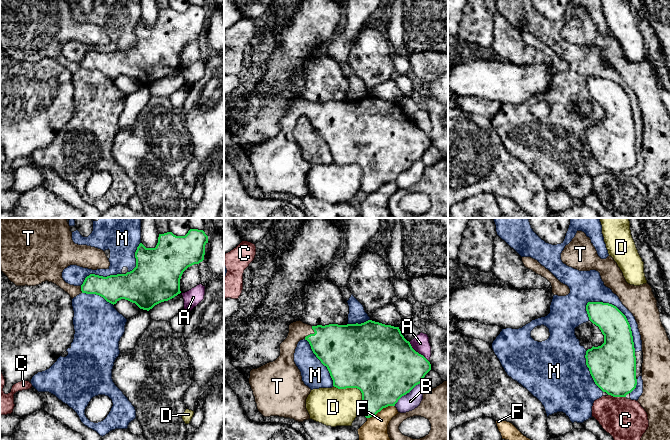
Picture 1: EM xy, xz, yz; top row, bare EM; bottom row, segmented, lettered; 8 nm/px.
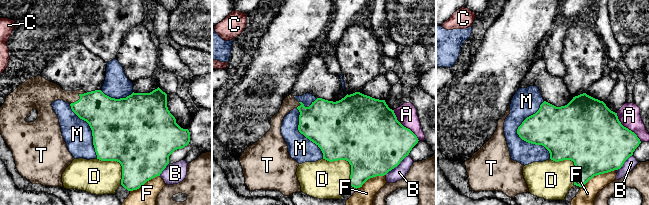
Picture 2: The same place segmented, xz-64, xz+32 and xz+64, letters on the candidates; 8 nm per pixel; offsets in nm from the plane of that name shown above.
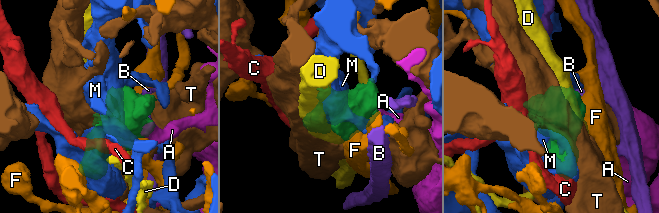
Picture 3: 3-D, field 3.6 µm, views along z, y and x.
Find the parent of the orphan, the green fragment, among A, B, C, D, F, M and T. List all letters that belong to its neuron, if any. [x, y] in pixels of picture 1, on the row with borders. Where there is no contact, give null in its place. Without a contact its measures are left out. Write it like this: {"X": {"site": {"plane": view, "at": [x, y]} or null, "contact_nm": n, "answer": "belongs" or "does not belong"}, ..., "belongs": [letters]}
{"A": {"site": {"plane": "xz", "at": [417, 352]}, "contact_nm": 240, "answer": "does not belong"}, "B": {"site": {"plane": "xz", "at": [406, 393]}, "contact_nm": 280, "answer": "does not belong"}, "C": {"site": {"plane": "yz", "at": [617, 396]}, "contact_nm": 150, "answer": "does not belong"}, "D": {"site": {"plane": "xz", "at": [358, 388]}, "contact_nm": 300, "answer": "does not belong"}, "F": {"site": {"plane": "xz", "at": [380, 410]}, "contact_nm": 240, "answer": "does not belong"}, "M": {"site": {"plane": "yz", "at": [624, 315]}, "contact_nm": 550, "answer": "does not belong"}, "T": {"site": {"plane": "xz", "at": [312, 334]}, "contact_nm": 120, "answer": "belongs"}, "belongs": ["T"]}

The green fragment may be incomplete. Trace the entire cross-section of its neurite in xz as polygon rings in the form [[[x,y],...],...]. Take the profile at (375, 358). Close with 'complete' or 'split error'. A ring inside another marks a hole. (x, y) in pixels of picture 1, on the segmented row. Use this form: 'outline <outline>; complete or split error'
outline [[[368,320],[361,324],[329,324],[311,326],[296,321],[289,325],[287,338],[280,344],[280,356],[250,371],[249,384],[258,411],[264,417],[279,416],[298,422],[310,419],[306,399],[311,389],[302,381],[301,372],[294,362],[294,353],[300,340],[307,340],[313,353],[327,367],[338,389],[357,388],[362,393],[360,414],[375,416],[383,408],[395,406],[431,370],[430,362],[416,352],[402,335],[399,327]]]; split error

